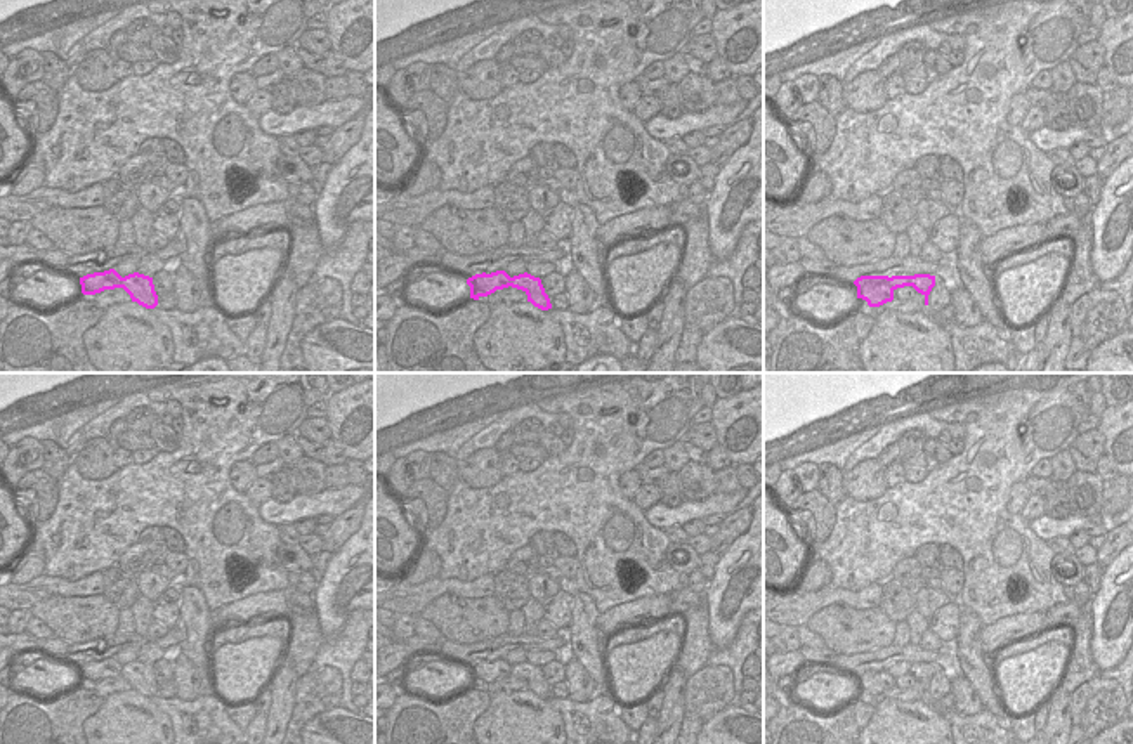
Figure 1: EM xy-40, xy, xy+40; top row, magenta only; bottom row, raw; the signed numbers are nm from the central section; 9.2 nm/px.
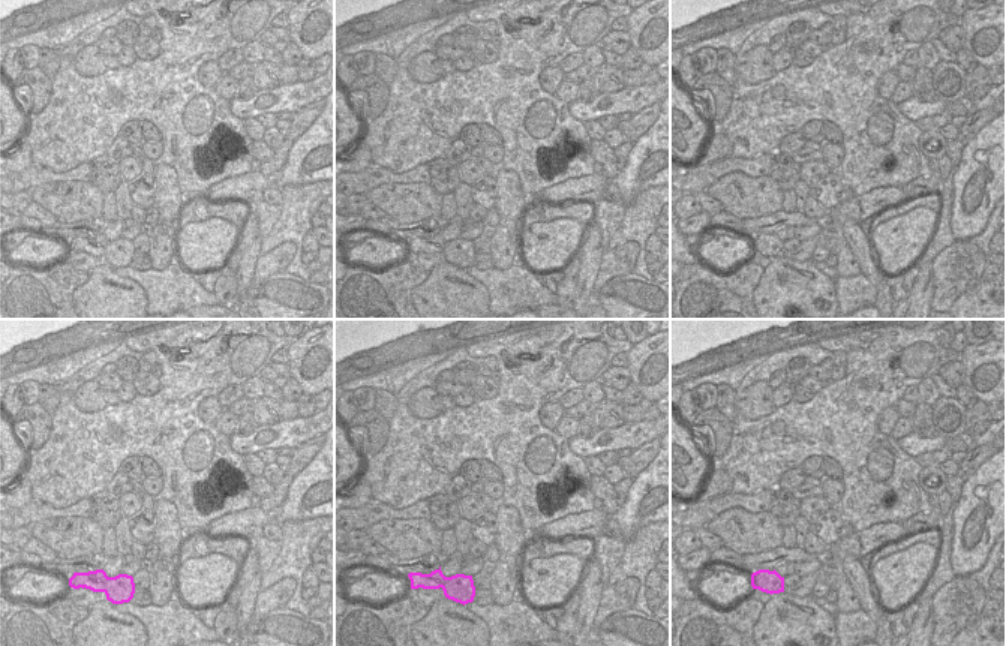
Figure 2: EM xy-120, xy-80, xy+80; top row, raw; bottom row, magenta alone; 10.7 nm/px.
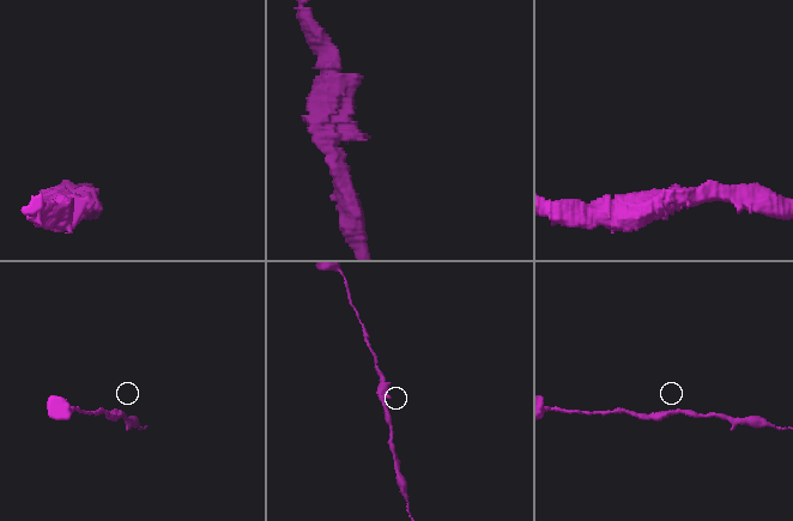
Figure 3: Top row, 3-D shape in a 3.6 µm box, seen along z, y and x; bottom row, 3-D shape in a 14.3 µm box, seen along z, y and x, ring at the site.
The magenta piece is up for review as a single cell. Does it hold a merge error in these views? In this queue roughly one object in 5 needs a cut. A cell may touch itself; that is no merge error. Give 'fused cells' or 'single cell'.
single cell

